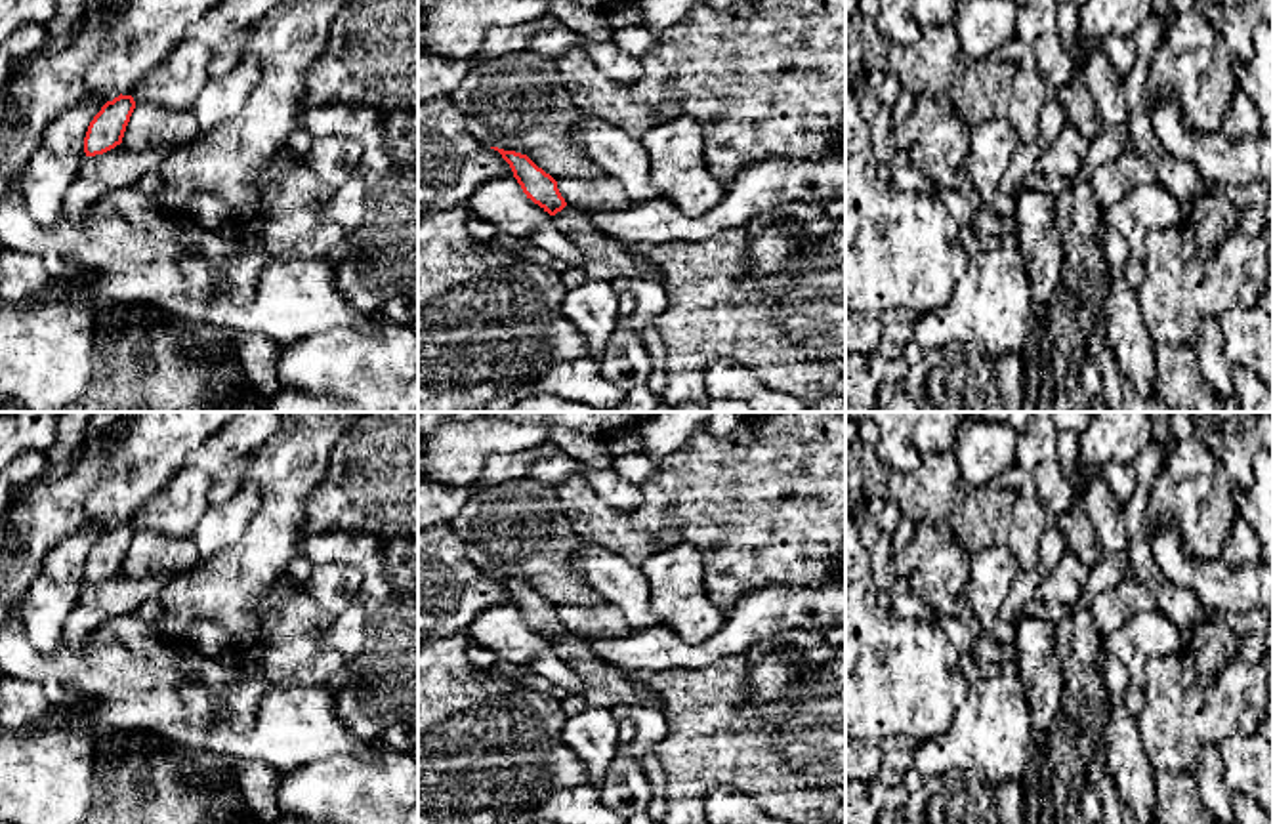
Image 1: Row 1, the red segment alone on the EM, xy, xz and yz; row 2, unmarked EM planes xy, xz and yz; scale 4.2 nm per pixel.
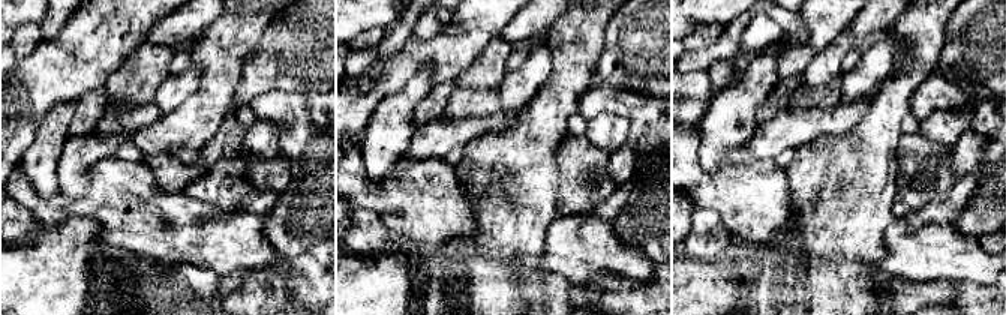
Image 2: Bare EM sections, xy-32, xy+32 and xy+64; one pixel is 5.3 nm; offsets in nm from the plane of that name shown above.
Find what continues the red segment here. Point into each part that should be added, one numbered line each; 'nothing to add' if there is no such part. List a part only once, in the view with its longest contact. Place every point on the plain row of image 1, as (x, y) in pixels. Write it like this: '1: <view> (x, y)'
1: xz (605, 685)

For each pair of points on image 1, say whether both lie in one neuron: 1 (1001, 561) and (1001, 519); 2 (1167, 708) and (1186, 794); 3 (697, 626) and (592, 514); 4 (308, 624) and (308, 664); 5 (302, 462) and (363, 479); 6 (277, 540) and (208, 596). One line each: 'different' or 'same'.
1: different
2: different
3: different
4: same
5: different
6: same

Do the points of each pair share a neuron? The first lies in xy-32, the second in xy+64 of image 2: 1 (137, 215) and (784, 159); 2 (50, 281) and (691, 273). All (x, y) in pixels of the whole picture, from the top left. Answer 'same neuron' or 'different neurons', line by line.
1: different neurons
2: same neuron

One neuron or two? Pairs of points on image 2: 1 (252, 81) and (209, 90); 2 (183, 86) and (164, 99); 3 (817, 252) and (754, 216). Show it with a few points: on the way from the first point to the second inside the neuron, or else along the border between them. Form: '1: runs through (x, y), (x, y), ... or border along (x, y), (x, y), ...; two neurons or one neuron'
1: border along (254, 53), (243, 63), (234, 108), (228, 114); two neurons
2: runs through (179, 86), (168, 96); one neuron
3: border along (792, 197), (793, 221), (763, 242), (747, 243); two neurons

